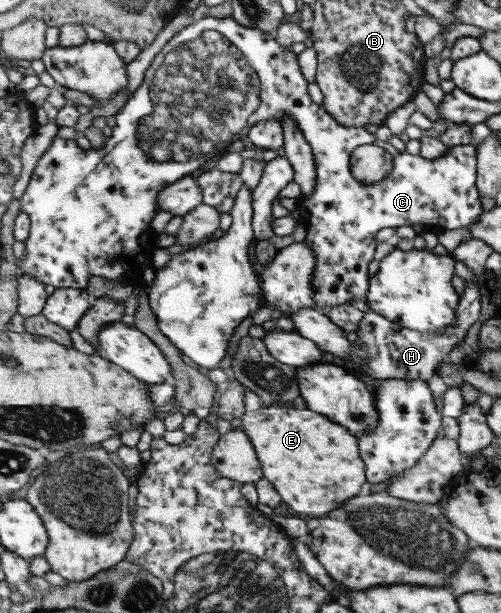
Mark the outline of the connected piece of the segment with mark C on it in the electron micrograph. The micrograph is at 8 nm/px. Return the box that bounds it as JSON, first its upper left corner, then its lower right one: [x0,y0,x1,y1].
[17,16,483,308]

